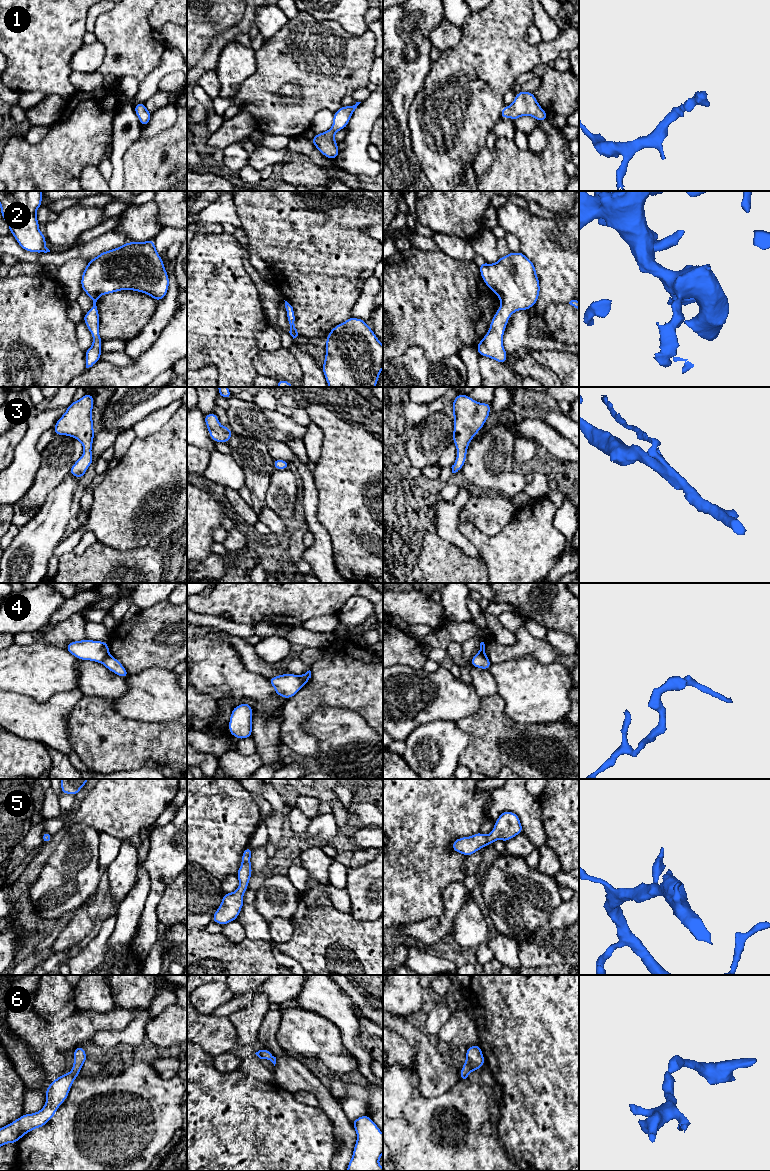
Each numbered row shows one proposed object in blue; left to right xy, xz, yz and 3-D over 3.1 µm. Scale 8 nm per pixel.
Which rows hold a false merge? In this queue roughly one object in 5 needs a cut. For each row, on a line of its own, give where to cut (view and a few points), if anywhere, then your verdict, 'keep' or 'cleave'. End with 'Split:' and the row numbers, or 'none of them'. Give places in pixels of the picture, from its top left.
1: cut none; keep
2: cut none; keep
3: cut none; keep
4: cut xy (108, 652), (101, 662); cleave
5: cut none; keep
6: cut none; keep
Split: 4

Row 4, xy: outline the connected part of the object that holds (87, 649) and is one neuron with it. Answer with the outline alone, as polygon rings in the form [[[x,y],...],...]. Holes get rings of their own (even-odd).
[[[85,639],[67,644],[66,650],[79,660],[102,663],[109,653],[108,642]]]

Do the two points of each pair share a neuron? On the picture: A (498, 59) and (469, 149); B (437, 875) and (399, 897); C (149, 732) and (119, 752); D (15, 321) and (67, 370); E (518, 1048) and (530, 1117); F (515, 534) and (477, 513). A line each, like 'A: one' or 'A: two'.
A: one
B: one
C: one
D: one
E: one
F: two

